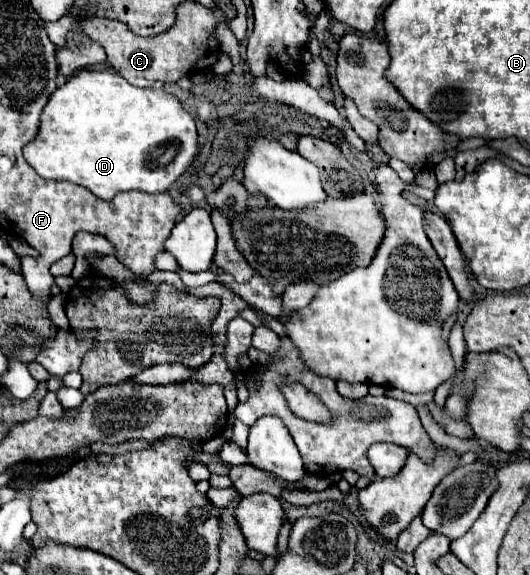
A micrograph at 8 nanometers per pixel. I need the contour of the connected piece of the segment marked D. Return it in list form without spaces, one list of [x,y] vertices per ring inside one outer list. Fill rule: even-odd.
[[[81,70],[79,74],[75,74],[69,82],[59,86],[49,96],[49,102],[45,104],[45,108],[41,112],[39,132],[37,132],[35,140],[29,142],[23,148],[23,156],[35,168],[35,172],[39,176],[43,176],[47,180],[67,180],[67,182],[79,184],[79,186],[87,188],[89,192],[93,192],[101,200],[113,200],[115,194],[129,192],[129,190],[139,190],[139,192],[155,194],[155,192],[165,192],[187,170],[187,166],[195,160],[195,156],[197,156],[197,128],[195,128],[195,120],[185,112],[185,108],[181,106],[181,102],[175,96],[171,96],[171,94],[167,94],[163,90],[155,90],[155,88],[137,88],[137,86],[125,82],[125,78],[121,78],[117,72],[109,72],[109,70],[103,70],[103,72]]]

